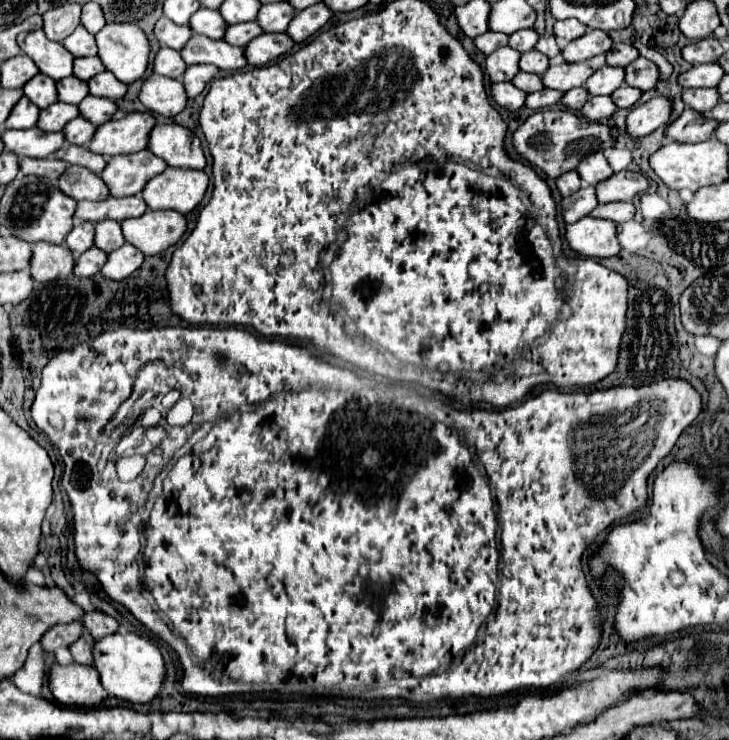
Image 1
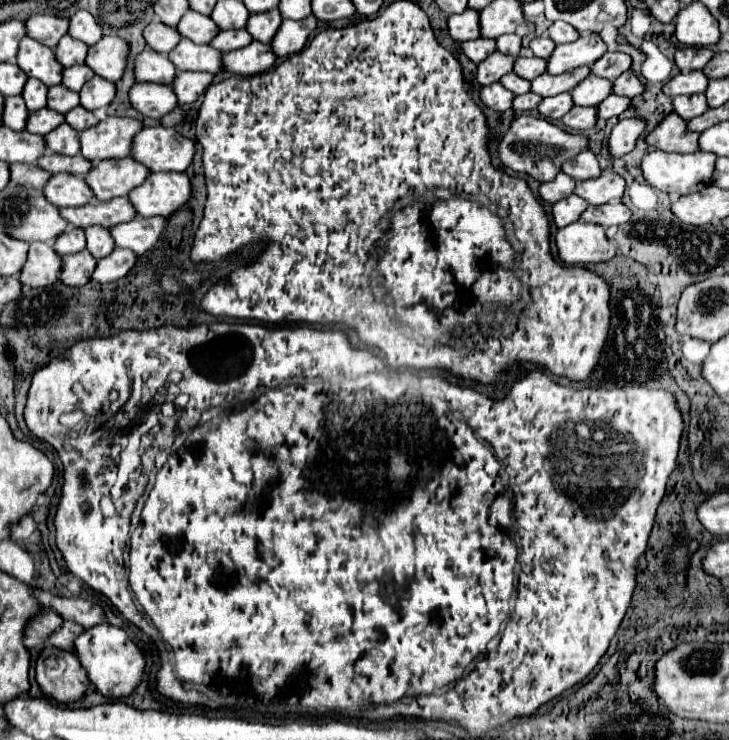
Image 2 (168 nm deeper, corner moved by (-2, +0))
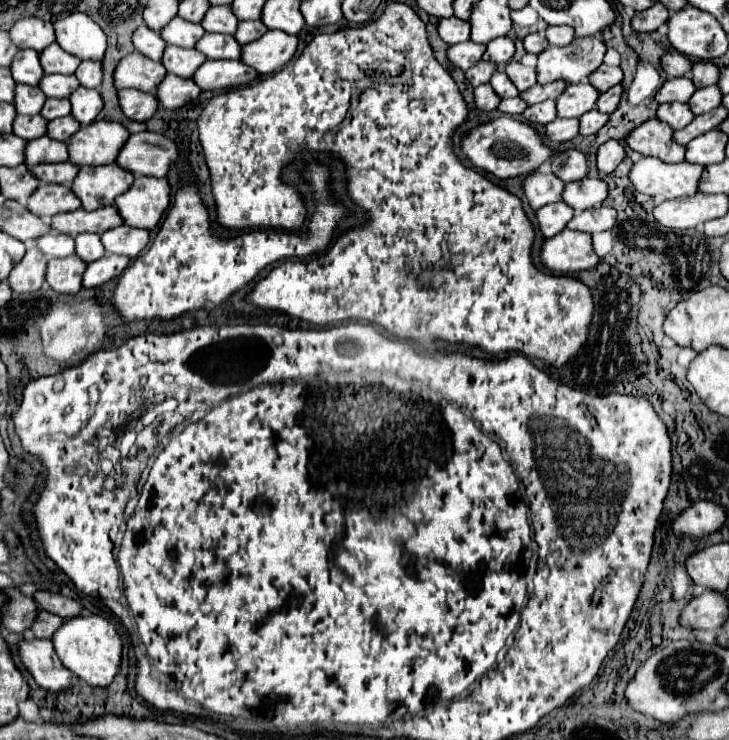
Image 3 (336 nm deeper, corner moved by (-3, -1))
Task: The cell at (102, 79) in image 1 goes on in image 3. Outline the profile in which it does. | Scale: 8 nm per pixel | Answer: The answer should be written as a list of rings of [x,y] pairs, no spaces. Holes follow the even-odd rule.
[[[78,87],[70,95],[70,103],[72,103],[72,115],[82,125],[92,123],[104,107],[104,99],[100,97],[100,93],[96,89],[88,89],[88,87]]]

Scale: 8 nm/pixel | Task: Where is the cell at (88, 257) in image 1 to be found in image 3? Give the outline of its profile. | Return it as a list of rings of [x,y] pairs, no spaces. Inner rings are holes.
[[[76,255],[62,257],[62,259],[50,259],[46,281],[54,291],[74,295],[82,289],[82,277],[84,277],[86,267],[88,265],[82,259],[76,259]]]

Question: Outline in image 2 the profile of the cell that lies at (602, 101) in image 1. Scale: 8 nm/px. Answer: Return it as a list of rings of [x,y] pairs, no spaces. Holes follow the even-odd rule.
[[[575,106],[571,108],[563,118],[561,122],[567,126],[567,128],[573,128],[573,130],[587,130],[587,128],[593,128],[597,118],[595,118],[595,108],[593,106]]]

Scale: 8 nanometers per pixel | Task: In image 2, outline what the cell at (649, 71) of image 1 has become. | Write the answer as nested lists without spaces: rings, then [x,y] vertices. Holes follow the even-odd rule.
[[[631,70],[623,72],[619,78],[613,80],[613,94],[617,94],[617,96],[633,98],[633,96],[637,96],[641,92],[643,92],[643,84],[639,82],[637,74],[631,72]]]

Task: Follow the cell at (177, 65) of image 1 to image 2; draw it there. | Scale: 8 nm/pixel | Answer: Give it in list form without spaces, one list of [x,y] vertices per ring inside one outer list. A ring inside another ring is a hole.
[[[145,48],[135,58],[135,82],[157,82],[157,84],[171,84],[177,70],[169,62],[167,56],[155,54],[151,48]]]

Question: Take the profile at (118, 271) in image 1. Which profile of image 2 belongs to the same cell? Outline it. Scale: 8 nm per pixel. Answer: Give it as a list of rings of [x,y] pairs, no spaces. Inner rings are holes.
[[[115,248],[109,256],[101,258],[95,266],[95,274],[91,276],[93,282],[99,284],[107,284],[107,282],[115,282],[119,278],[123,278],[135,264],[135,254],[131,254],[131,250],[119,250]]]

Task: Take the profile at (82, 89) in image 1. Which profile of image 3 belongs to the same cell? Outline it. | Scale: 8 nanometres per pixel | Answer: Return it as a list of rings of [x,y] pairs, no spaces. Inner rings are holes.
[[[46,99],[40,115],[44,115],[48,121],[52,121],[52,119],[58,119],[58,117],[68,115],[70,111],[72,109],[70,109],[68,99]]]

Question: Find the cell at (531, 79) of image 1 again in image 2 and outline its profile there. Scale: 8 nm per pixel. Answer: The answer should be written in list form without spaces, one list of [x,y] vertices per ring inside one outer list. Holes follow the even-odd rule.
[[[505,74],[501,80],[499,80],[509,92],[513,92],[513,94],[525,94],[525,92],[529,92],[529,88],[531,88],[531,84],[527,82],[527,80],[523,80],[523,78],[519,78],[517,74]]]

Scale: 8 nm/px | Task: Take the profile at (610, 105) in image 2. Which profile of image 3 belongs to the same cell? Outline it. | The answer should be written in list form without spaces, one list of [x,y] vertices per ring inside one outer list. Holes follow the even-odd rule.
[[[588,111],[580,117],[580,135],[592,135],[592,133],[598,133],[600,127],[606,125],[610,115],[604,115],[602,111]]]

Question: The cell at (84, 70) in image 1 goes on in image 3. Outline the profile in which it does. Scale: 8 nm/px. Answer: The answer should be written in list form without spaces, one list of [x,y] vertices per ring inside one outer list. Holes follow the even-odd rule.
[[[44,75],[40,81],[40,89],[46,97],[68,97],[78,87],[80,83],[76,83],[76,75]]]

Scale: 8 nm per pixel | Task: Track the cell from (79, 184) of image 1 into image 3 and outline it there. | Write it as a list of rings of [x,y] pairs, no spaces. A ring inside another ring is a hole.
[[[42,183],[32,197],[28,199],[26,207],[40,217],[52,217],[58,213],[66,213],[66,211],[76,211],[80,209],[80,199],[76,199],[76,195],[72,195],[72,189],[66,185],[58,185],[58,183]]]

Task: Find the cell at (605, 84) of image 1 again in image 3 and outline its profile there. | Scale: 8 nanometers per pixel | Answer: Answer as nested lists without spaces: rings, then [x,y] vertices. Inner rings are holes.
[[[582,79],[576,85],[568,85],[556,101],[558,117],[582,117],[586,111],[596,107],[598,97],[600,93],[590,85],[588,79]]]

